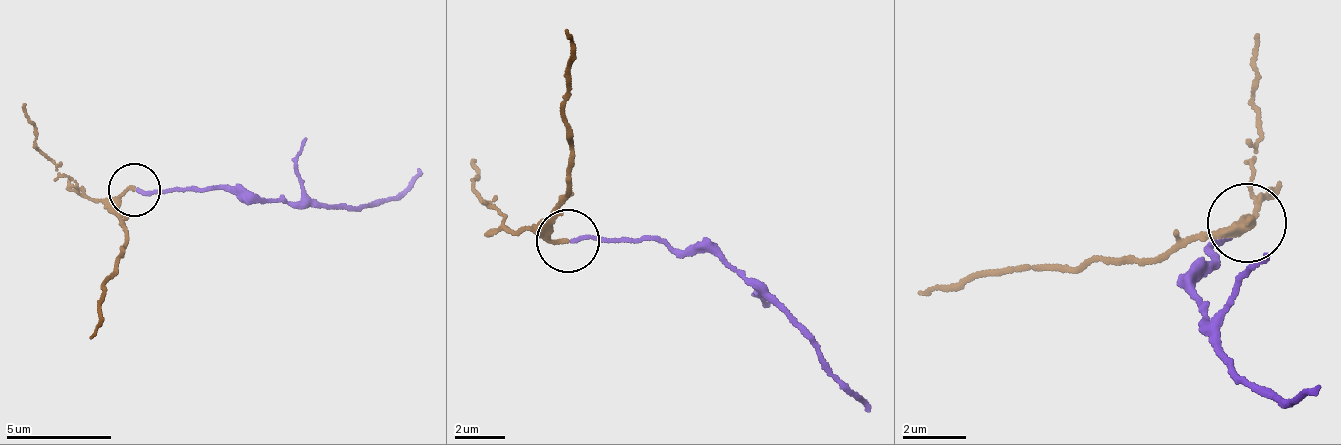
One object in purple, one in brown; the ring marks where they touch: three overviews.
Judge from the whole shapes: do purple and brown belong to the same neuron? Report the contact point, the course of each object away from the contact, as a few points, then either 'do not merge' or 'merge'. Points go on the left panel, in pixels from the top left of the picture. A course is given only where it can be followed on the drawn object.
place (134, 189); course purple (137, 191), (225, 189), (265, 201), (312, 200), (345, 208), (400, 192), (422, 167); course brown (132, 191), (121, 196), (115, 209), (126, 243), (100, 288), (91, 339); merge

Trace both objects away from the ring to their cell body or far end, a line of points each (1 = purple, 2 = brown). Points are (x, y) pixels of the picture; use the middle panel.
1: (572, 240), (636, 236), (678, 252), (725, 254), (772, 291), (797, 331), (845, 394), (870, 410)
2: (566, 239), (552, 234), (550, 213), (567, 191), (564, 91), (567, 29)

